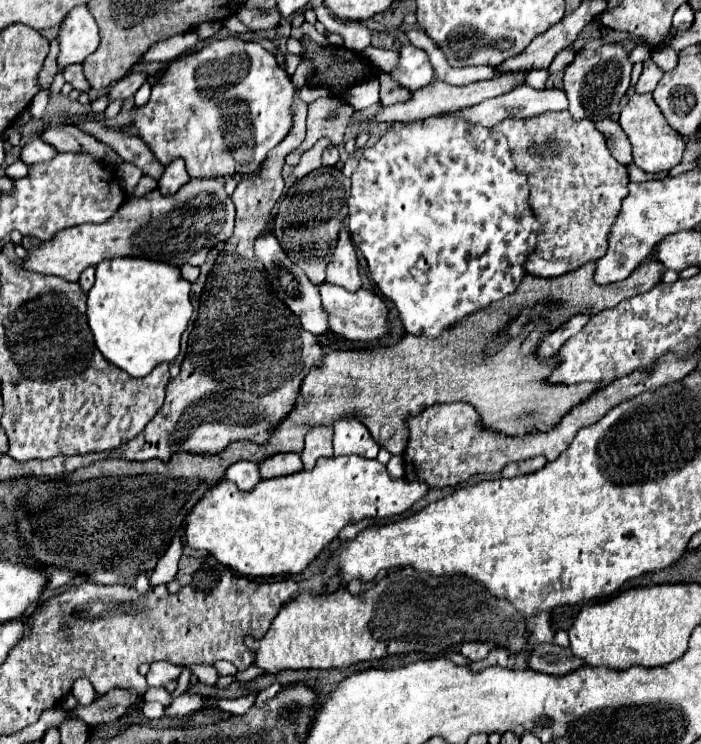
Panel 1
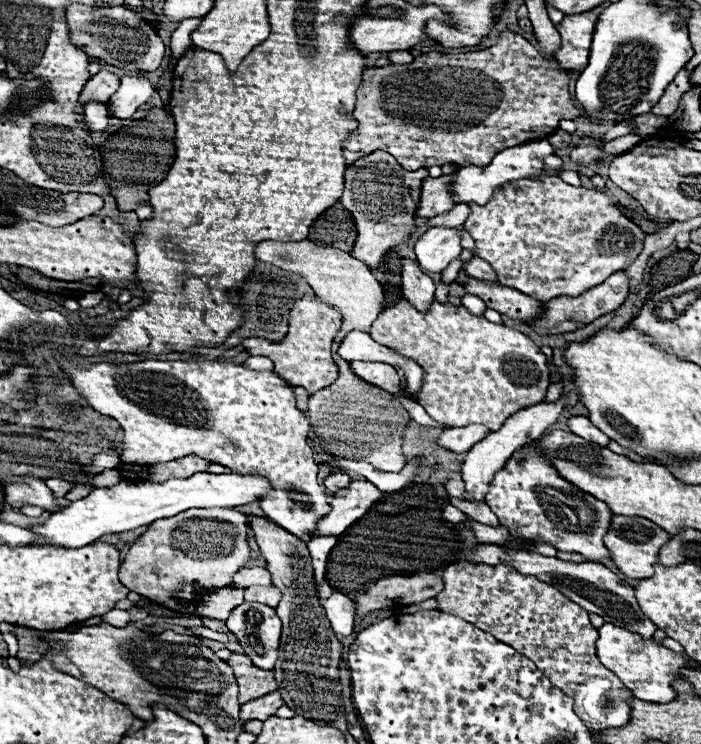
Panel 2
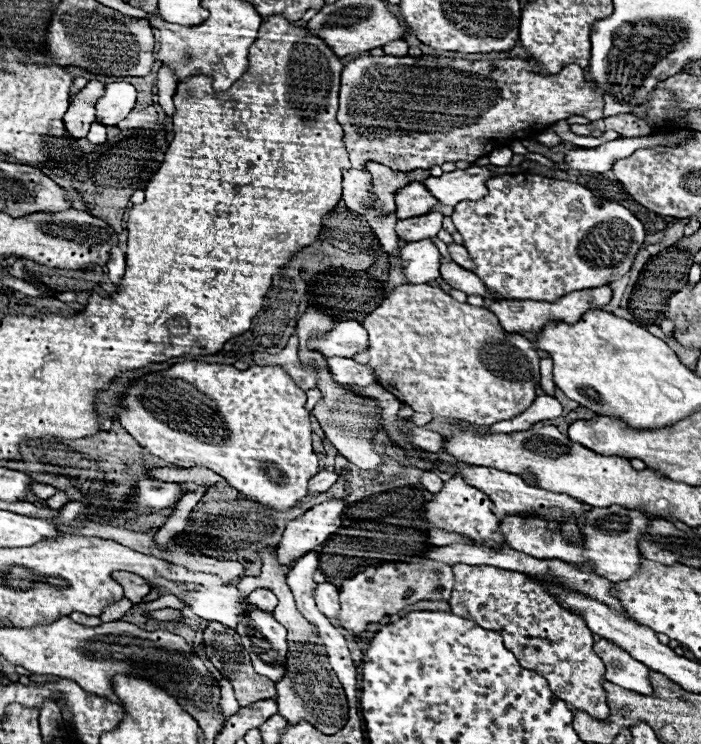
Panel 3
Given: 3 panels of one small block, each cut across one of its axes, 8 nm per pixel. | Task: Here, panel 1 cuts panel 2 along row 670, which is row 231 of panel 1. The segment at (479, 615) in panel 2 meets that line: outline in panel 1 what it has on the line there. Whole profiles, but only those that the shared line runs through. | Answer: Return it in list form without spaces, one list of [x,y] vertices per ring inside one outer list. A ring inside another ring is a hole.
[[[568,110],[544,112],[528,120],[504,120],[494,130],[508,138],[516,168],[528,176],[530,204],[544,224],[526,272],[554,278],[600,260],[630,182],[628,168],[610,154],[604,134],[588,118],[576,122]]]

